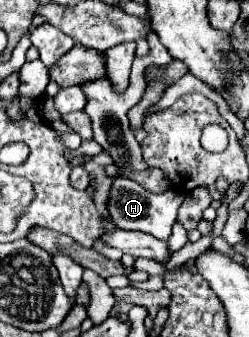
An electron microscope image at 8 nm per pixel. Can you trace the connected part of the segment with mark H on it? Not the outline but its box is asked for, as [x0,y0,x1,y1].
[107,175,185,241]

